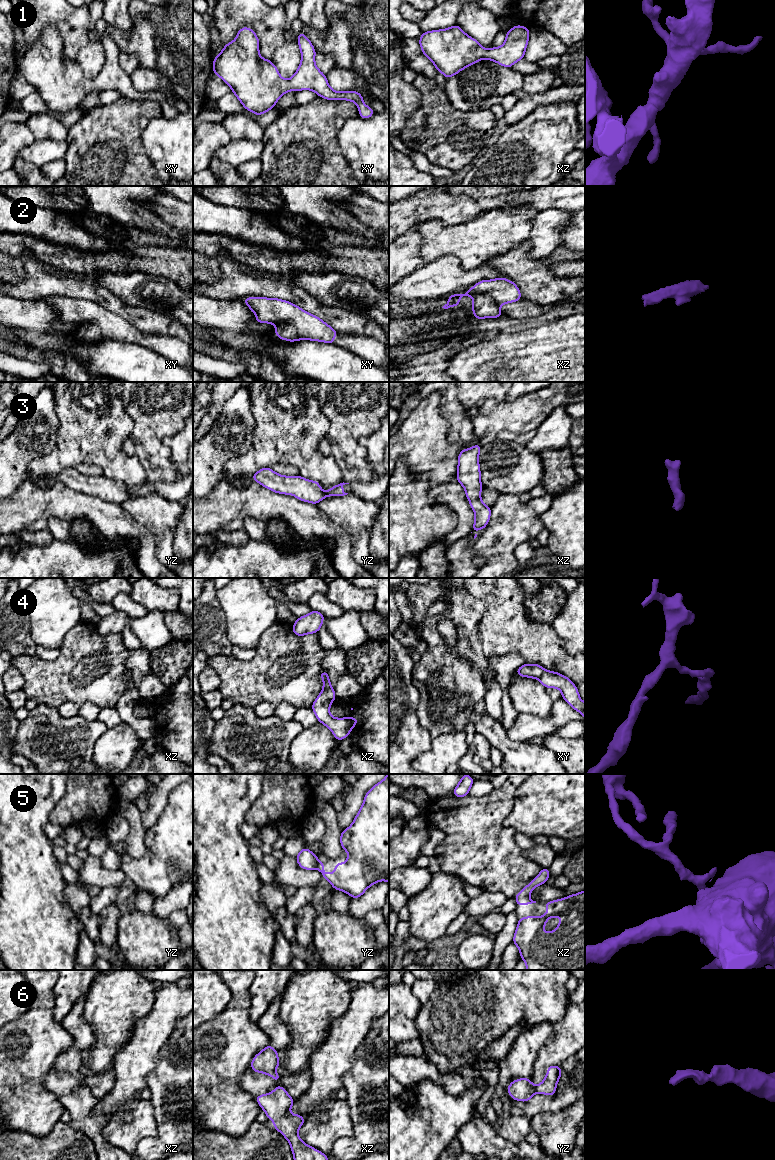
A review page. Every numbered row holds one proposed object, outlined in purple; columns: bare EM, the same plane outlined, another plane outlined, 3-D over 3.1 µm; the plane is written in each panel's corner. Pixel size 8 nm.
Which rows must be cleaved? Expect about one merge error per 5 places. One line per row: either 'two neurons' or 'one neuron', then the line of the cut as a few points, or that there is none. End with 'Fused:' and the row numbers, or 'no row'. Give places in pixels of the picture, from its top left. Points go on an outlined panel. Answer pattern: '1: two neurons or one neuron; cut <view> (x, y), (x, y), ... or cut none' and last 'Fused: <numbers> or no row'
1: one neuron; cut none
2: two neurons; cut xy (276, 324), (291, 322), (297, 330), (298, 339)
3: one neuron; cut none
4: two neurons; cut xz (344, 718), (351, 729)
5: one neuron; cut none
6: one neuron; cut none
Fused: 2, 4

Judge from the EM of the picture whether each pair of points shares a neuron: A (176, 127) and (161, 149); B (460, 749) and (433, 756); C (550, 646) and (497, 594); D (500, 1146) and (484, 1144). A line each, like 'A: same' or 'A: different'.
A: same
B: same
C: same
D: same

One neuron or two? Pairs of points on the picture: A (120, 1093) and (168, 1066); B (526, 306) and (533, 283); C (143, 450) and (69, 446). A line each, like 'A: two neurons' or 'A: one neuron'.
A: two neurons
B: two neurons
C: two neurons

